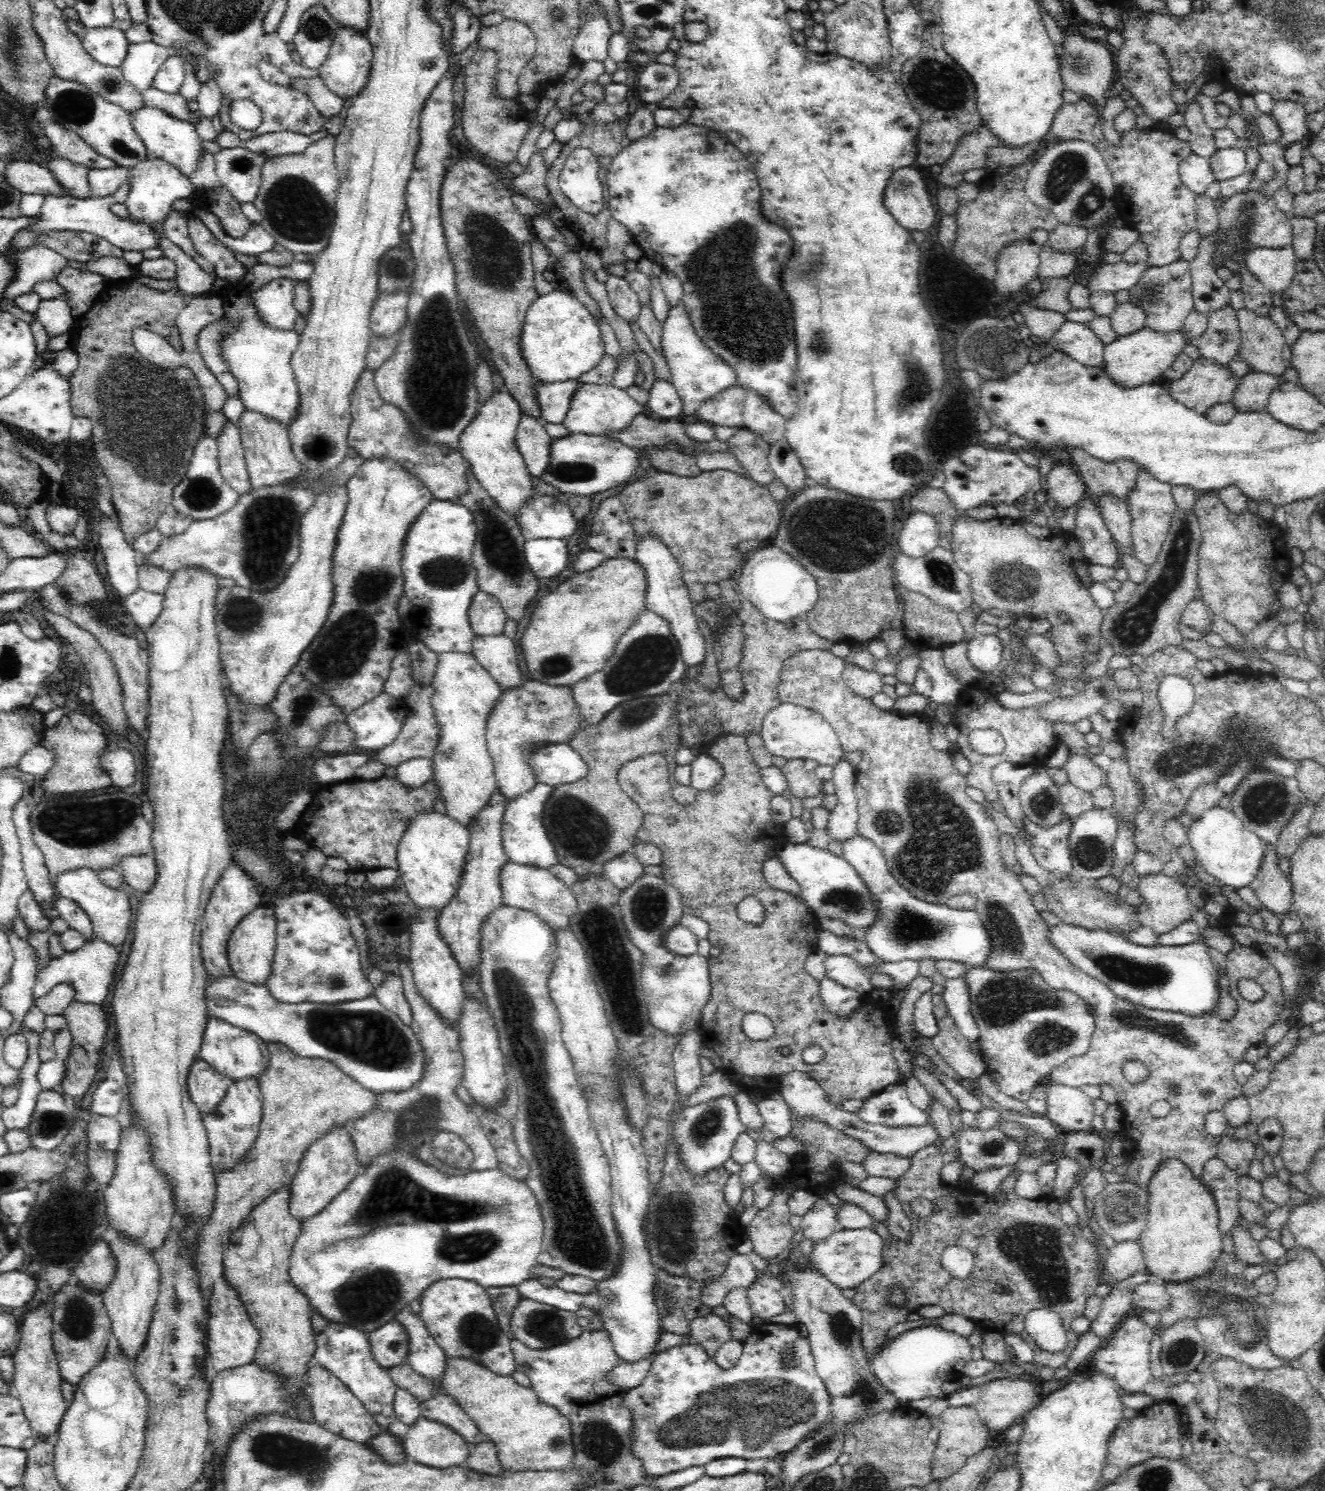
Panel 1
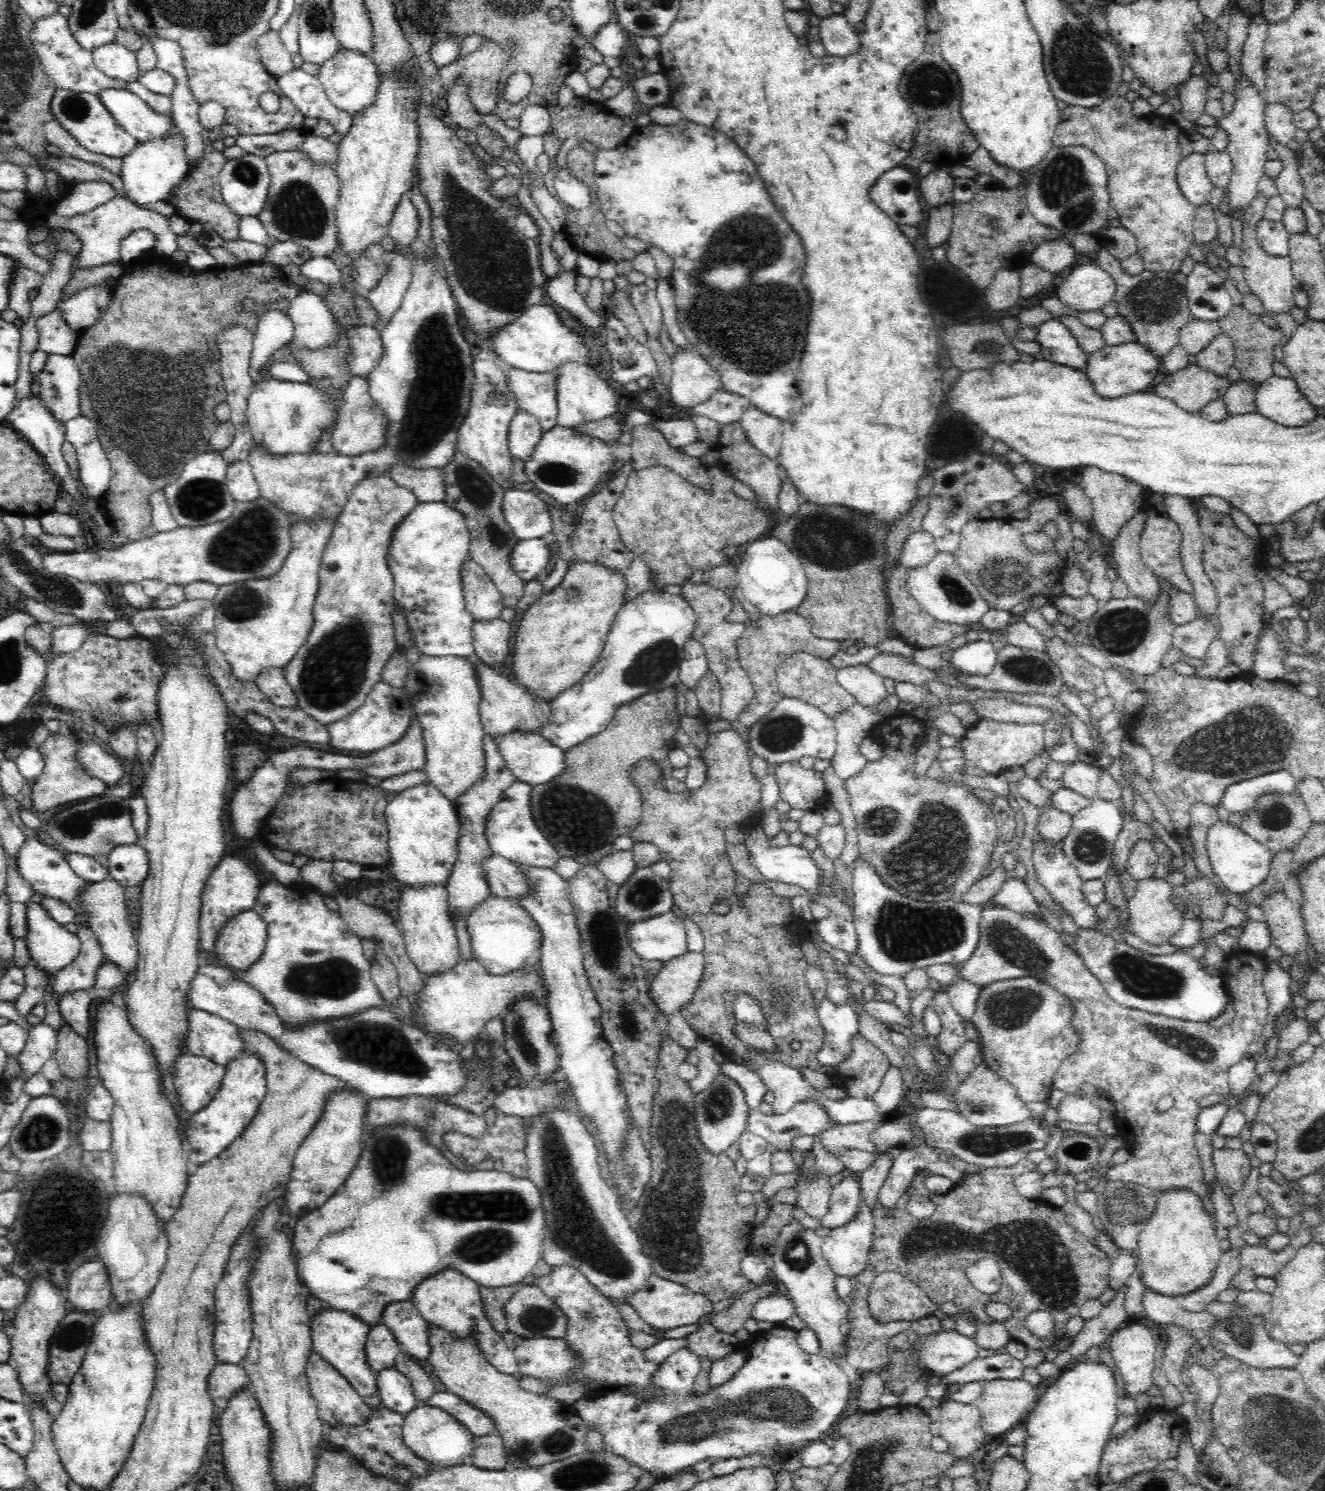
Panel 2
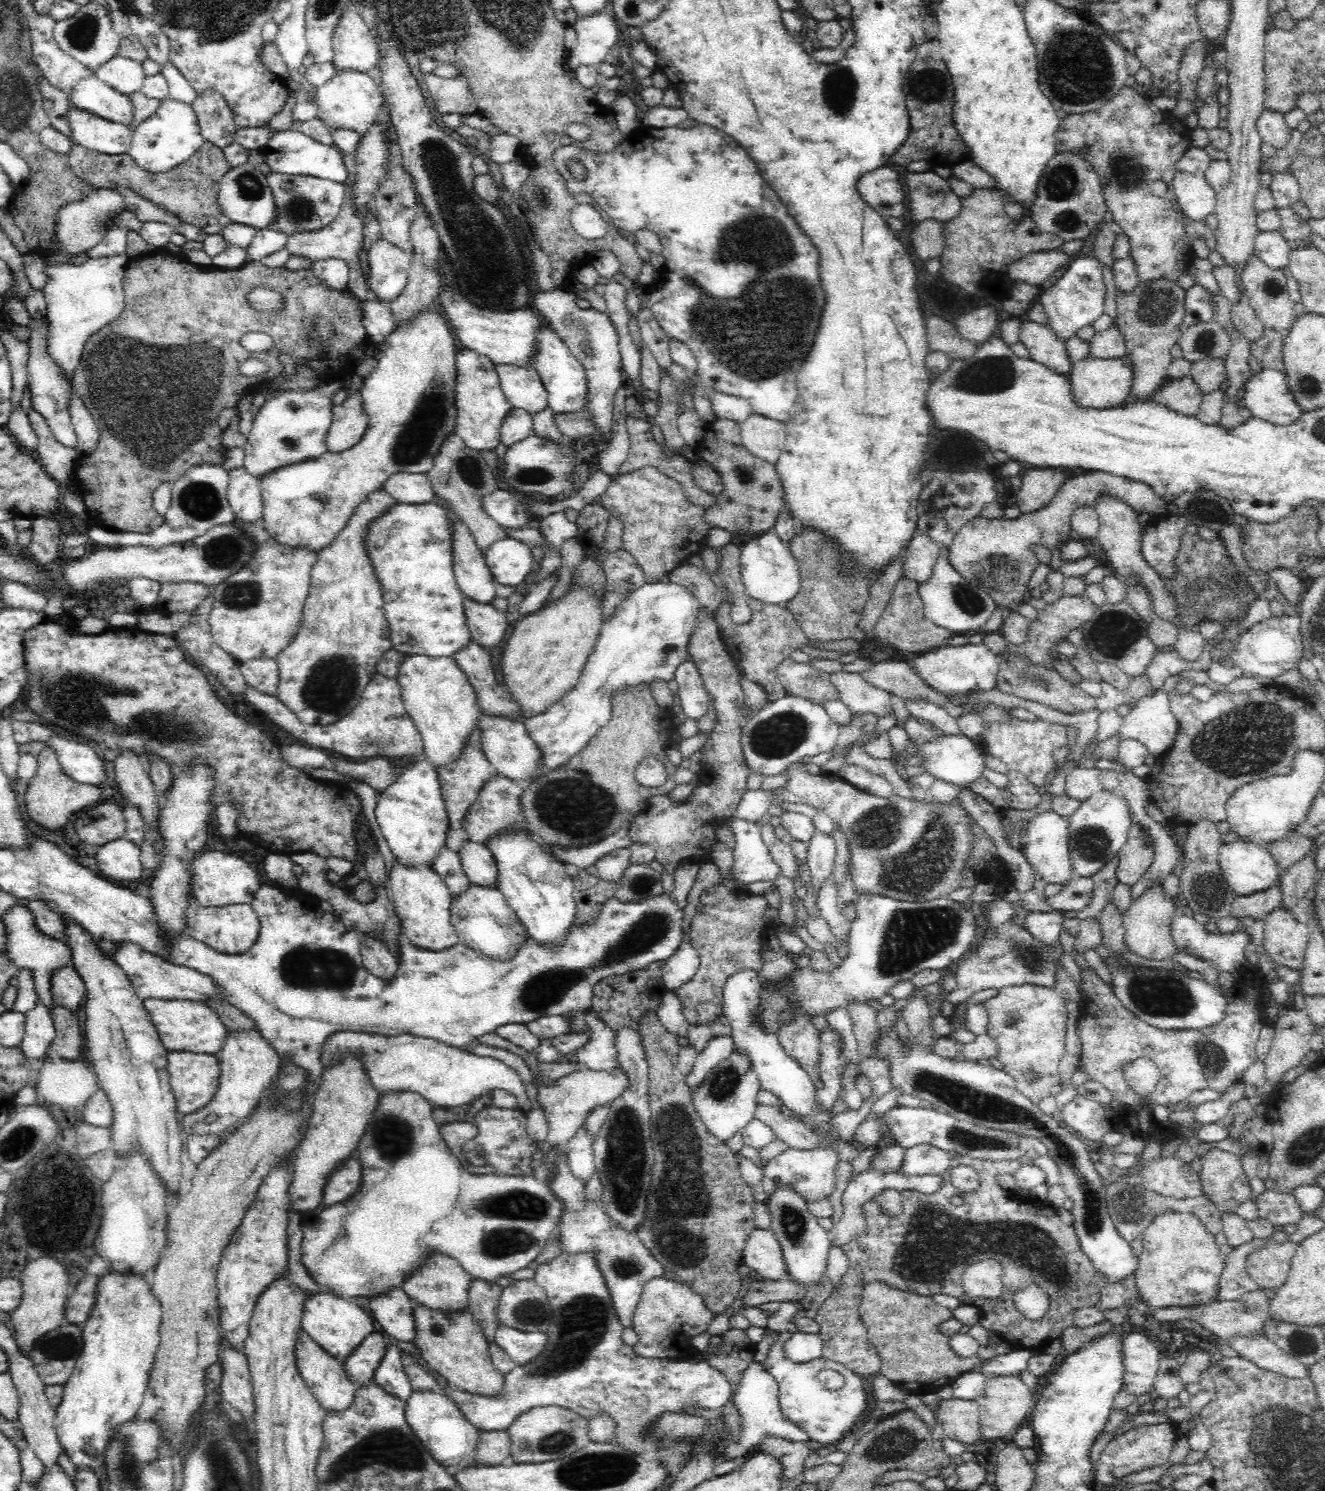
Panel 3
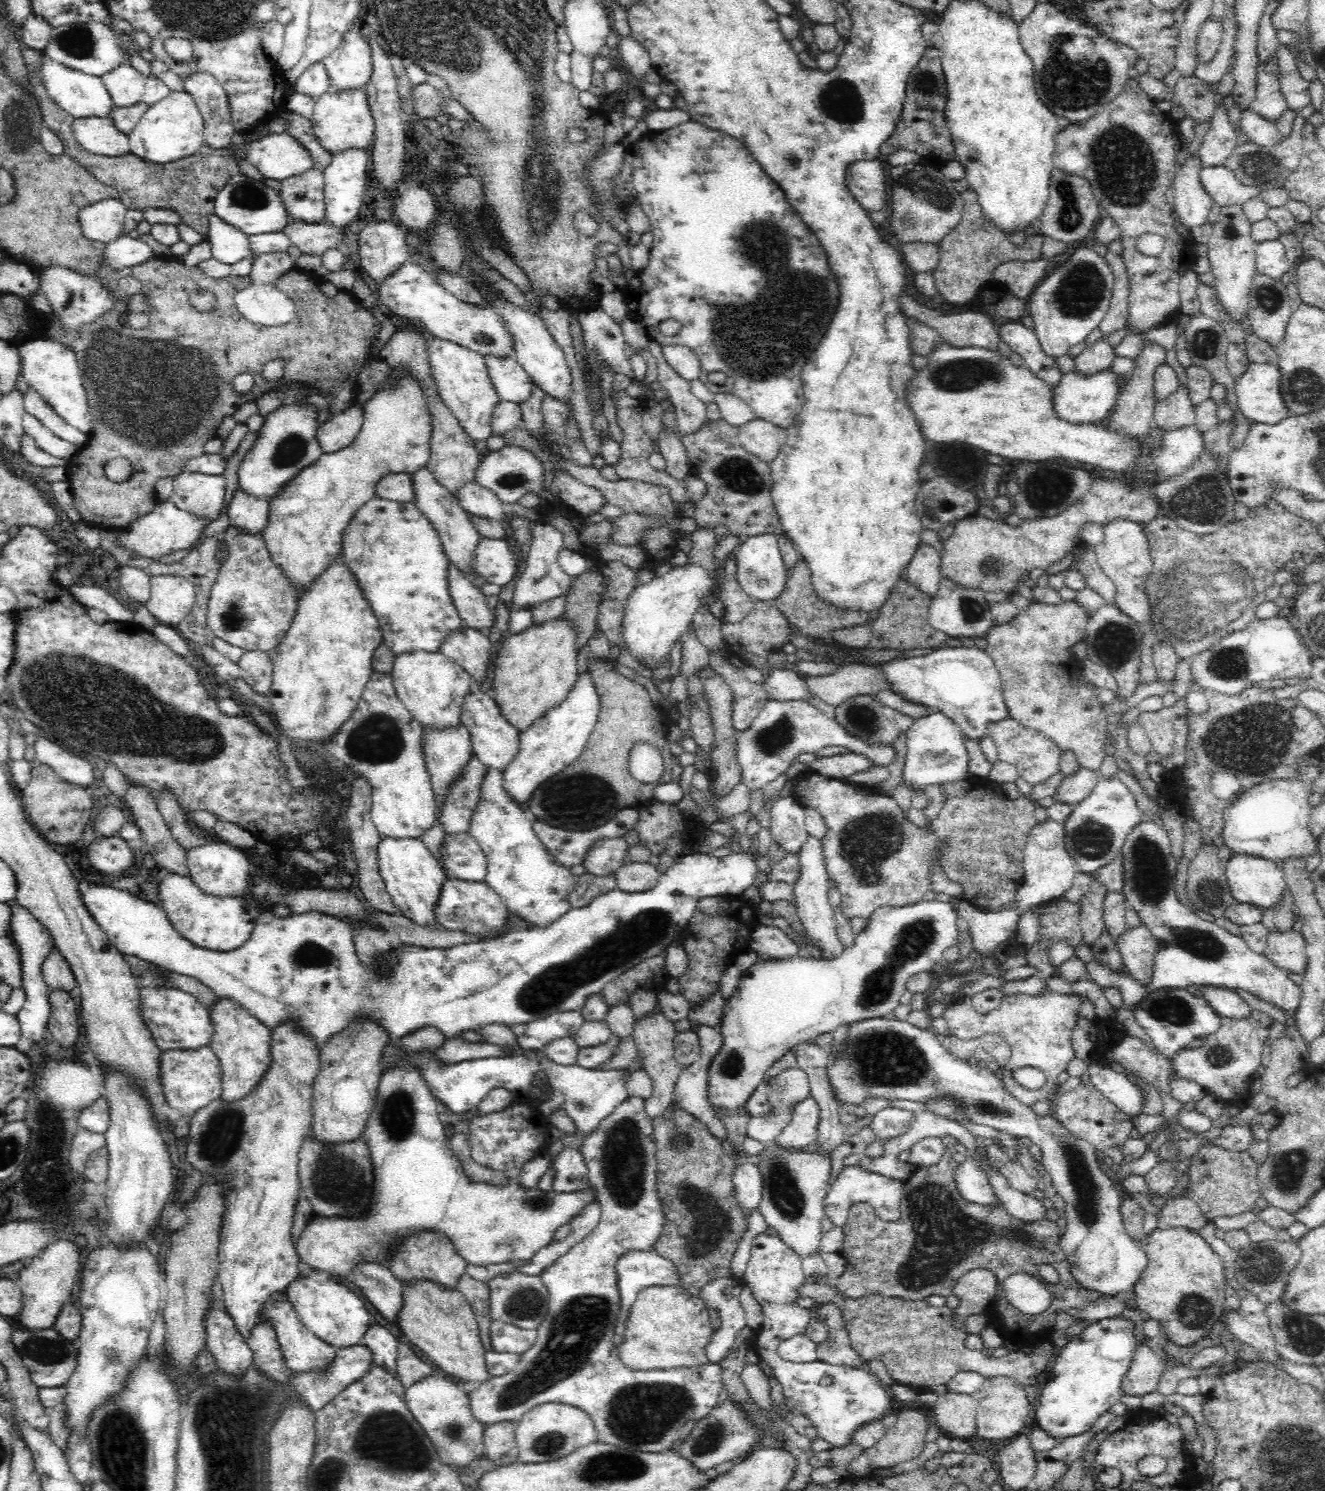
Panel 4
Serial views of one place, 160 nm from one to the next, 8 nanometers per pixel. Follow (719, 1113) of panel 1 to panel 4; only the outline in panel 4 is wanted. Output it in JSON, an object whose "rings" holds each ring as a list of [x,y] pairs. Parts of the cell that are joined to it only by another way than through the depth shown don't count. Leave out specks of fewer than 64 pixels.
{"rings":[[[949,899],[920,901],[901,908],[877,909],[868,918],[865,930],[857,934],[854,946],[846,947],[842,957],[832,961],[804,958],[758,959],[737,980],[736,988],[724,1001],[719,1022],[722,1044],[711,1058],[708,1067],[708,1099],[716,1113],[738,1112],[742,1103],[764,1079],[764,1073],[786,1052],[800,1044],[808,1044],[822,1036],[832,1034],[840,1026],[870,1018],[894,1018],[893,1012],[900,1004],[908,980],[916,974],[930,972],[937,963],[943,963],[943,952],[953,944],[961,928]]]}

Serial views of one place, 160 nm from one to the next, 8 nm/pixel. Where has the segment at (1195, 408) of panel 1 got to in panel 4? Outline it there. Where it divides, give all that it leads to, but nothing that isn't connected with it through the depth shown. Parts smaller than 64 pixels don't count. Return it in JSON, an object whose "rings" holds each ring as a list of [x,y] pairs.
{"rings":[[[1180,387],[1165,401],[1156,403],[1153,425],[1164,433],[1172,433],[1182,427],[1195,425],[1195,409],[1186,387]]]}

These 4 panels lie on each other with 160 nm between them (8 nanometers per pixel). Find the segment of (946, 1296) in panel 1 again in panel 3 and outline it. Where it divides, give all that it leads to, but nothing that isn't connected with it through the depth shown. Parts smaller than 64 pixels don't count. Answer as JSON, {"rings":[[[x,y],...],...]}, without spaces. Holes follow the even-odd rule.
{"rings":[[[956,1154],[950,1159],[949,1166],[954,1168],[959,1164],[972,1165],[982,1177],[982,1186],[976,1194],[963,1194],[956,1190],[951,1185],[949,1169],[946,1169],[940,1174],[939,1189],[930,1194],[903,1190],[902,1212],[896,1218],[884,1216],[872,1200],[861,1206],[866,1227],[862,1234],[854,1235],[841,1246],[849,1258],[849,1267],[814,1318],[821,1327],[822,1359],[843,1364],[867,1379],[880,1372],[878,1355],[867,1343],[866,1328],[858,1314],[863,1287],[870,1282],[881,1282],[888,1288],[918,1296],[948,1294],[964,1302],[961,1296],[964,1270],[984,1260],[997,1260],[1003,1268],[1002,1297],[979,1299],[973,1305],[982,1315],[983,1328],[1001,1336],[1013,1352],[1041,1350],[1049,1340],[1060,1337],[1062,1330],[1073,1324],[1077,1311],[1097,1304],[1108,1282],[1091,1270],[1091,1264],[1077,1246],[1072,1225],[1063,1223],[1057,1210],[1049,1203],[1036,1201],[1032,1207],[1023,1207],[1016,1192],[1002,1188],[996,1179],[1000,1174],[1013,1174],[1016,1190],[1029,1192],[1038,1184],[1044,1184],[1044,1171],[1032,1162],[1016,1158],[982,1160]],[[986,1230],[992,1236],[986,1236]],[[1030,1281],[1050,1295],[1049,1312],[1041,1320],[1024,1318],[1012,1302],[1013,1292]]]}

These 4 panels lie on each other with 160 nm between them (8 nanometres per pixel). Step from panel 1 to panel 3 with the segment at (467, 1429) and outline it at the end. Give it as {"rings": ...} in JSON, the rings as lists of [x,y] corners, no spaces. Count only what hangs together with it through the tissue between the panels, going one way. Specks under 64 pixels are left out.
{"rings":[[[580,1251],[578,1254],[568,1254],[568,1252],[561,1252],[556,1258],[549,1260],[546,1264],[538,1266],[535,1272],[535,1277],[533,1278],[538,1285],[540,1285],[547,1294],[550,1307],[552,1308],[552,1318],[548,1325],[548,1330],[546,1334],[546,1340],[544,1348],[538,1353],[533,1359],[530,1359],[526,1364],[517,1365],[514,1370],[512,1370],[507,1375],[504,1375],[504,1382],[501,1384],[501,1389],[495,1395],[480,1395],[480,1393],[468,1392],[464,1389],[453,1388],[452,1392],[445,1392],[446,1395],[450,1395],[456,1405],[468,1421],[476,1425],[476,1428],[493,1431],[493,1430],[507,1430],[510,1428],[512,1422],[532,1410],[532,1408],[543,1407],[543,1406],[561,1406],[562,1408],[568,1407],[568,1409],[578,1413],[580,1416],[587,1418],[589,1421],[592,1418],[598,1418],[598,1416],[605,1416],[611,1420],[613,1424],[613,1429],[611,1430],[611,1439],[621,1448],[627,1449],[628,1451],[642,1454],[644,1452],[656,1452],[664,1448],[664,1440],[660,1439],[656,1433],[654,1433],[654,1424],[664,1416],[664,1414],[680,1414],[683,1412],[684,1408],[698,1408],[698,1410],[719,1410],[728,1402],[731,1397],[731,1390],[727,1380],[724,1375],[713,1368],[711,1364],[706,1360],[706,1358],[699,1357],[696,1361],[687,1361],[682,1359],[676,1361],[670,1360],[652,1360],[646,1358],[640,1358],[633,1351],[633,1347],[627,1345],[622,1339],[623,1326],[619,1323],[618,1316],[616,1315],[612,1297],[610,1292],[608,1292],[608,1285],[606,1285],[606,1279],[602,1276],[602,1269],[598,1267],[598,1251]]]}

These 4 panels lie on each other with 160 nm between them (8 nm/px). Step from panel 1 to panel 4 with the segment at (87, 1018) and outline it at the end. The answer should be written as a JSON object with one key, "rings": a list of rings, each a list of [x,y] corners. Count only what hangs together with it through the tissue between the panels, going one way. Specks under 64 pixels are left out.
{"rings":[[[52,945],[45,954],[42,964],[42,973],[45,983],[50,990],[64,989],[71,992],[75,986],[75,978],[71,972],[69,963],[63,958],[61,952]]]}

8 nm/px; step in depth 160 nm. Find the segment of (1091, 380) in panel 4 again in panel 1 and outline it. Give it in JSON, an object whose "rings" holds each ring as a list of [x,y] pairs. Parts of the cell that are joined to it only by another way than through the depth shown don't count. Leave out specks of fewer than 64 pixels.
{"rings":[[[1144,327],[1138,332],[1117,338],[1111,344],[1104,346],[1100,368],[1118,389],[1129,390],[1144,384],[1153,384],[1154,380],[1158,380],[1170,368],[1176,354],[1180,354],[1185,346],[1181,330],[1160,333],[1152,332],[1151,328]]]}

